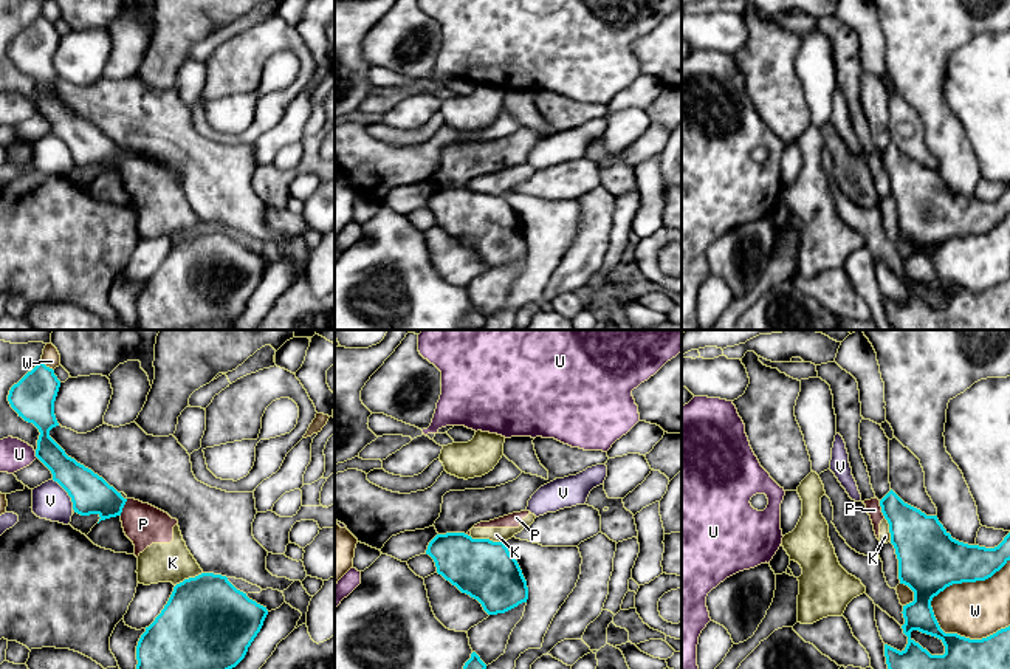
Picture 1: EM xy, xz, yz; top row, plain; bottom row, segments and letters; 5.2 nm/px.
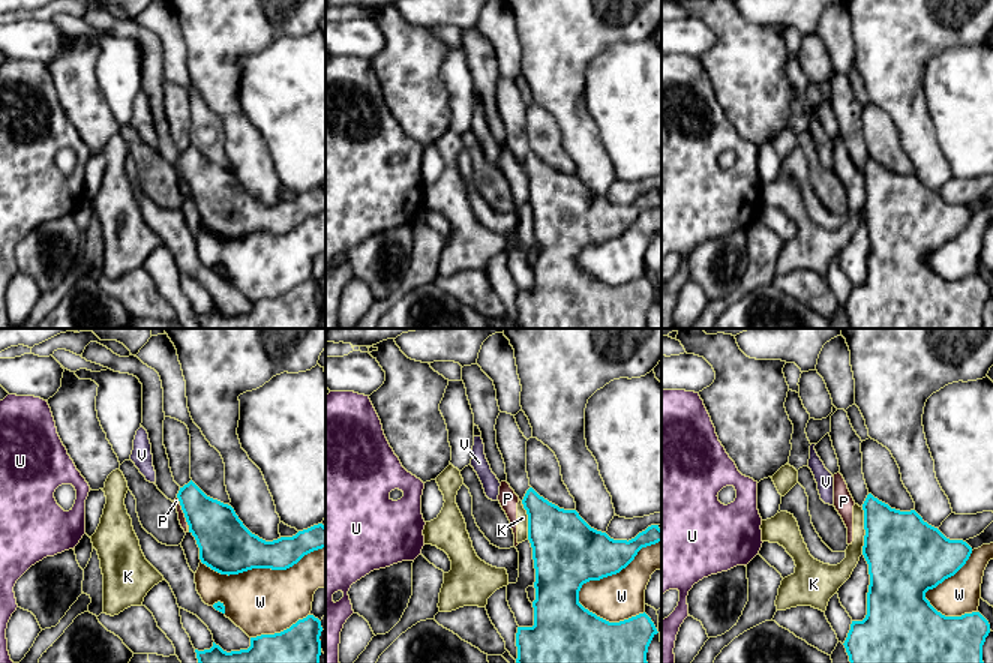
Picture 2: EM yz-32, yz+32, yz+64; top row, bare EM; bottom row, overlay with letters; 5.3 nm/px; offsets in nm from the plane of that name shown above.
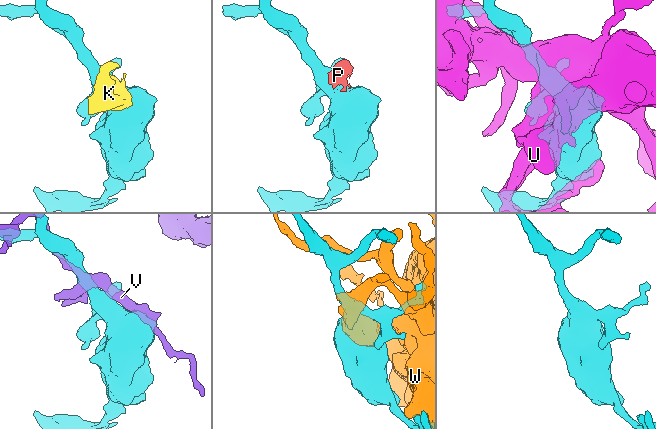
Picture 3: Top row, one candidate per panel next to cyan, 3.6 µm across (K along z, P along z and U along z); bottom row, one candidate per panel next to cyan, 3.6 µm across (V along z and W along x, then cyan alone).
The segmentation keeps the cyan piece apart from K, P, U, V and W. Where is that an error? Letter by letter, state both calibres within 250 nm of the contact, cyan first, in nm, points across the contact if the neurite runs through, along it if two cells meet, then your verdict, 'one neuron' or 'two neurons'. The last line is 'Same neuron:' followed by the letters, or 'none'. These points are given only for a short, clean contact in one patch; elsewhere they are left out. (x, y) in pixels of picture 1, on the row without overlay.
K: calibres 320 and 80 nm; two neurons
P: calibres 260 and 80 nm; border yz (879, 154), (885, 171); two neurons
U: calibres 180 and 160 nm; two neurons
V: calibres 200 and 190 nm; two neurons
W: calibres 320 and 300 nm; two neurons
Same neuron: none

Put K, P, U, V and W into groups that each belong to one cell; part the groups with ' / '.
K P / U / V / W

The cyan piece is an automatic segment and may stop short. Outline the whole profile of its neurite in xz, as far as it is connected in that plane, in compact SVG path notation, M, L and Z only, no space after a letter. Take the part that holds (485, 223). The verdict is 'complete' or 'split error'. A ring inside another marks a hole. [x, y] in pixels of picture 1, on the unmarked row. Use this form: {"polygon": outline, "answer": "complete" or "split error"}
{"polygon": "M465 186L437 187L428 198L437 226L455 238L462 246L477 252L488 268L505 266L528 252L527 234L517 214L503 195L472 192Z", "answer": "complete"}

